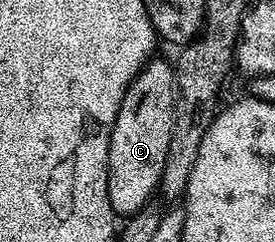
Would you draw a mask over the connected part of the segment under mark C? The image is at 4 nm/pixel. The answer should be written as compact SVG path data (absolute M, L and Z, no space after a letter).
M147 60L144 68L132 79L120 111L114 115L114 123L108 129L106 158L108 159L108 189L106 200L112 203L115 214L129 215L138 213L151 204L150 197L162 184L164 163L168 159L168 143L172 143L172 123L174 122L174 67L168 60Z

